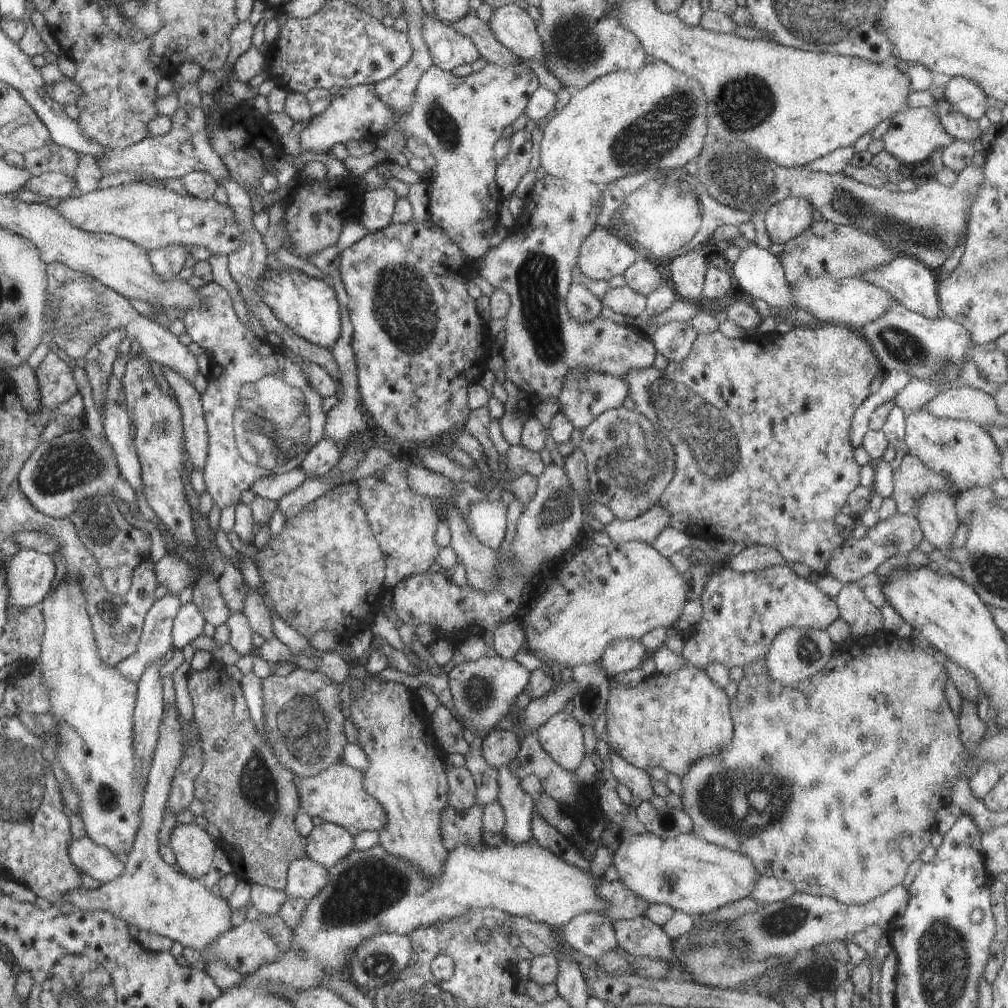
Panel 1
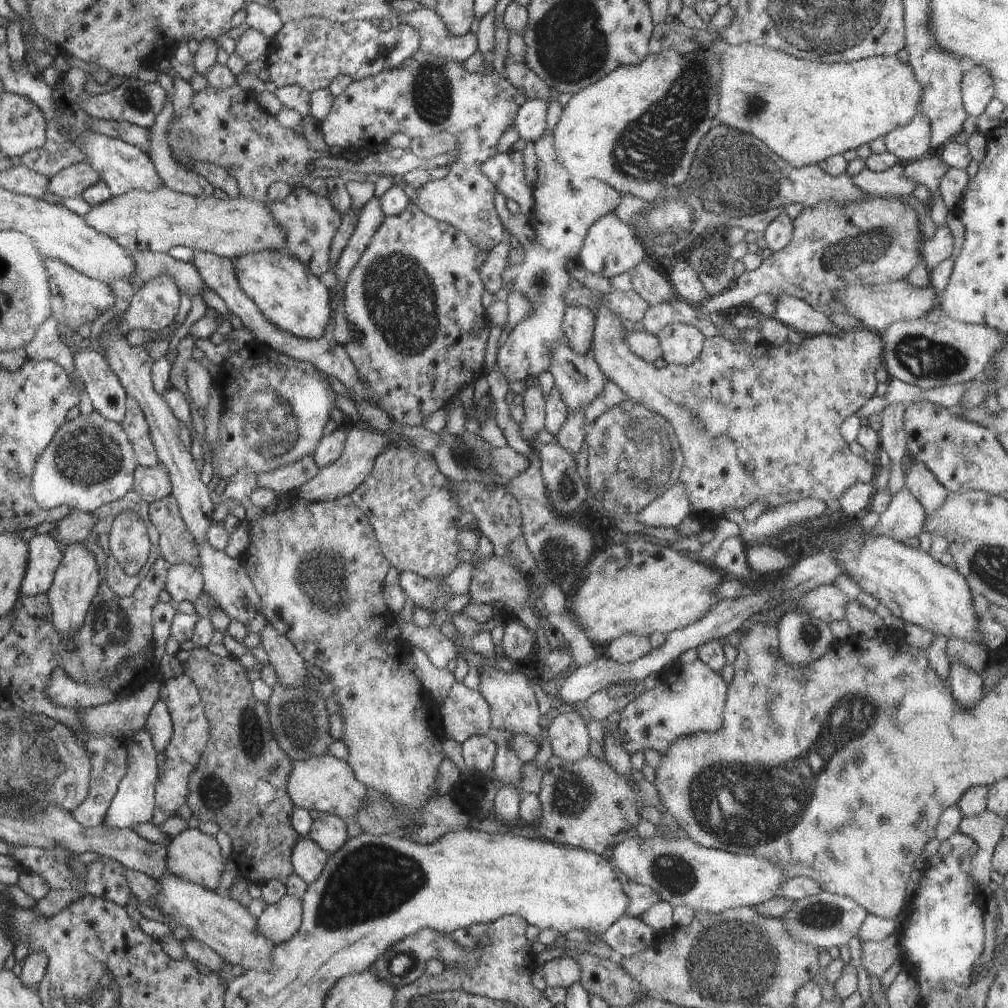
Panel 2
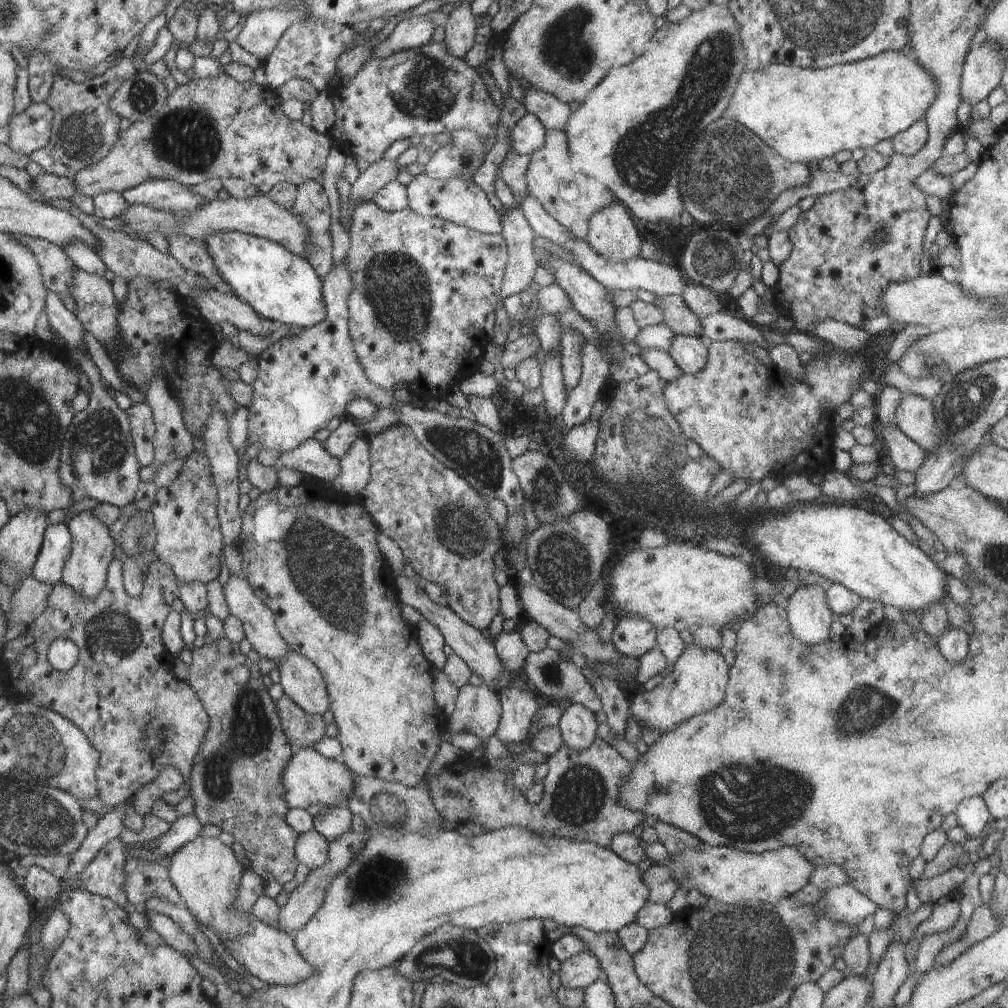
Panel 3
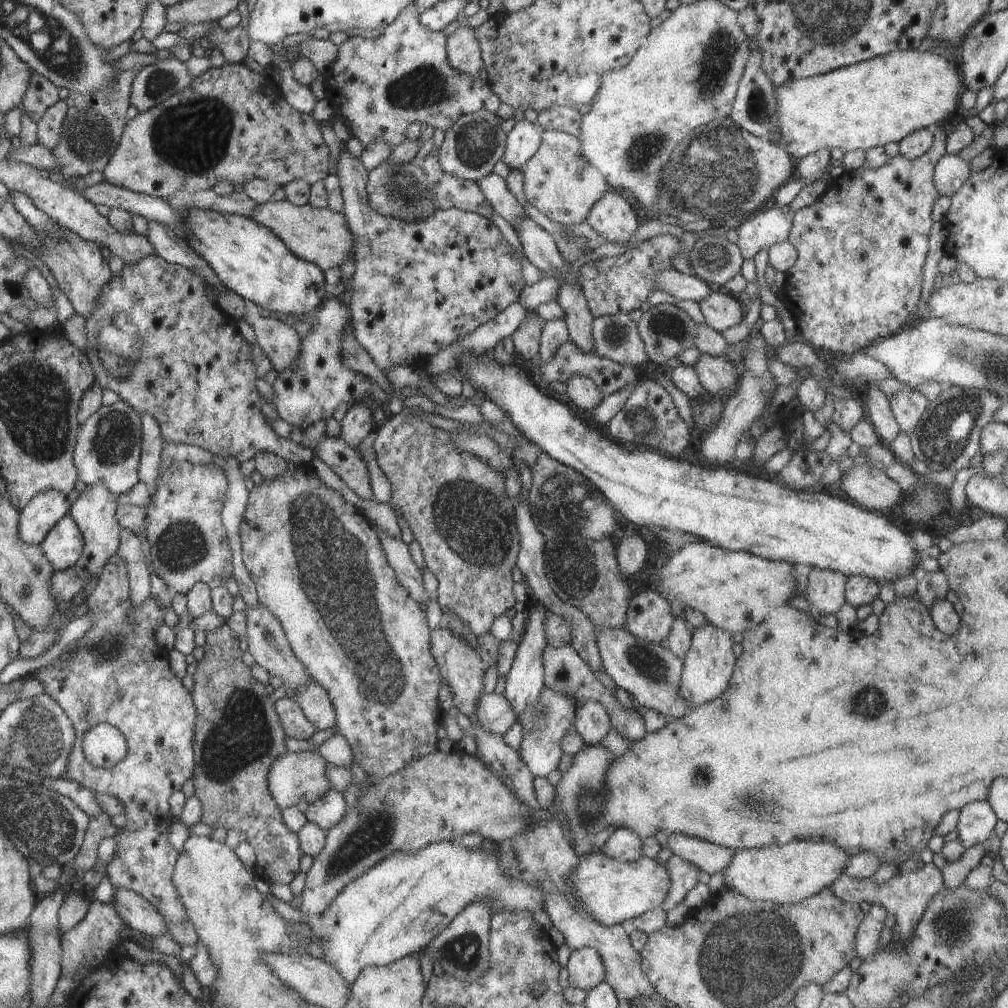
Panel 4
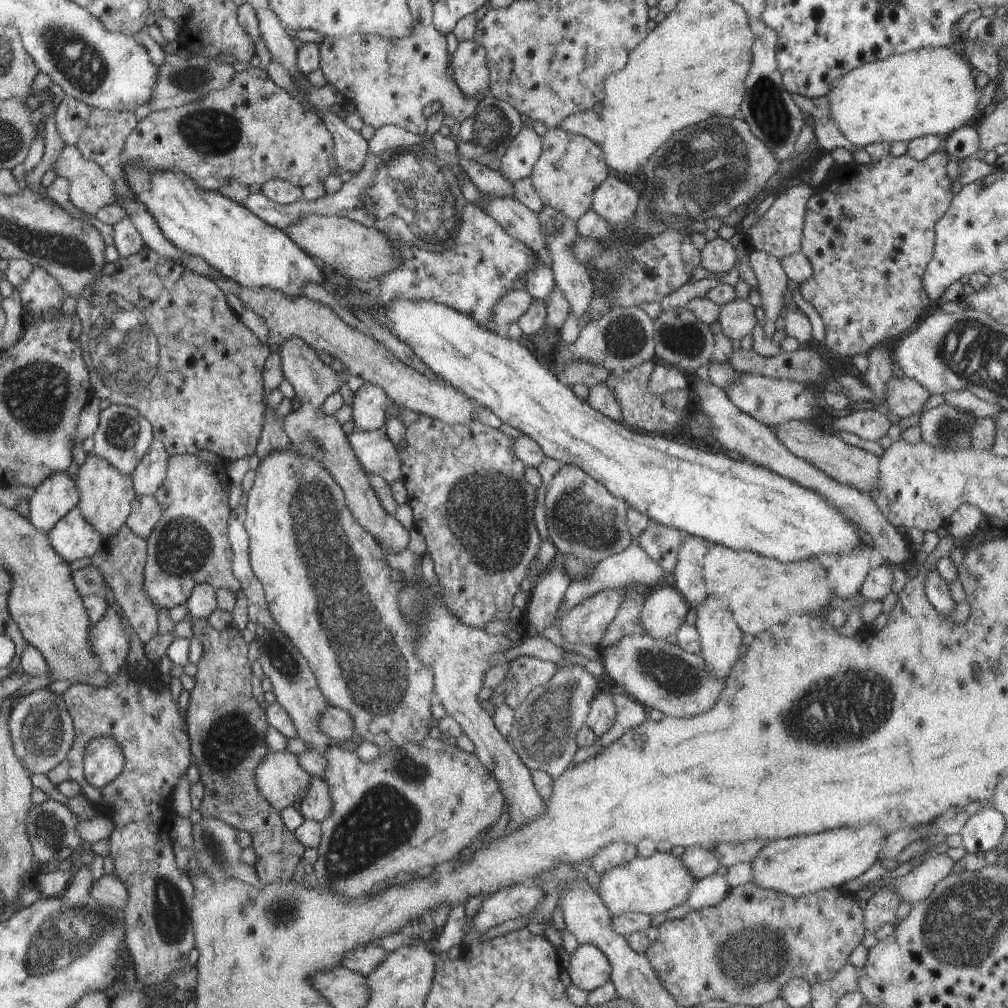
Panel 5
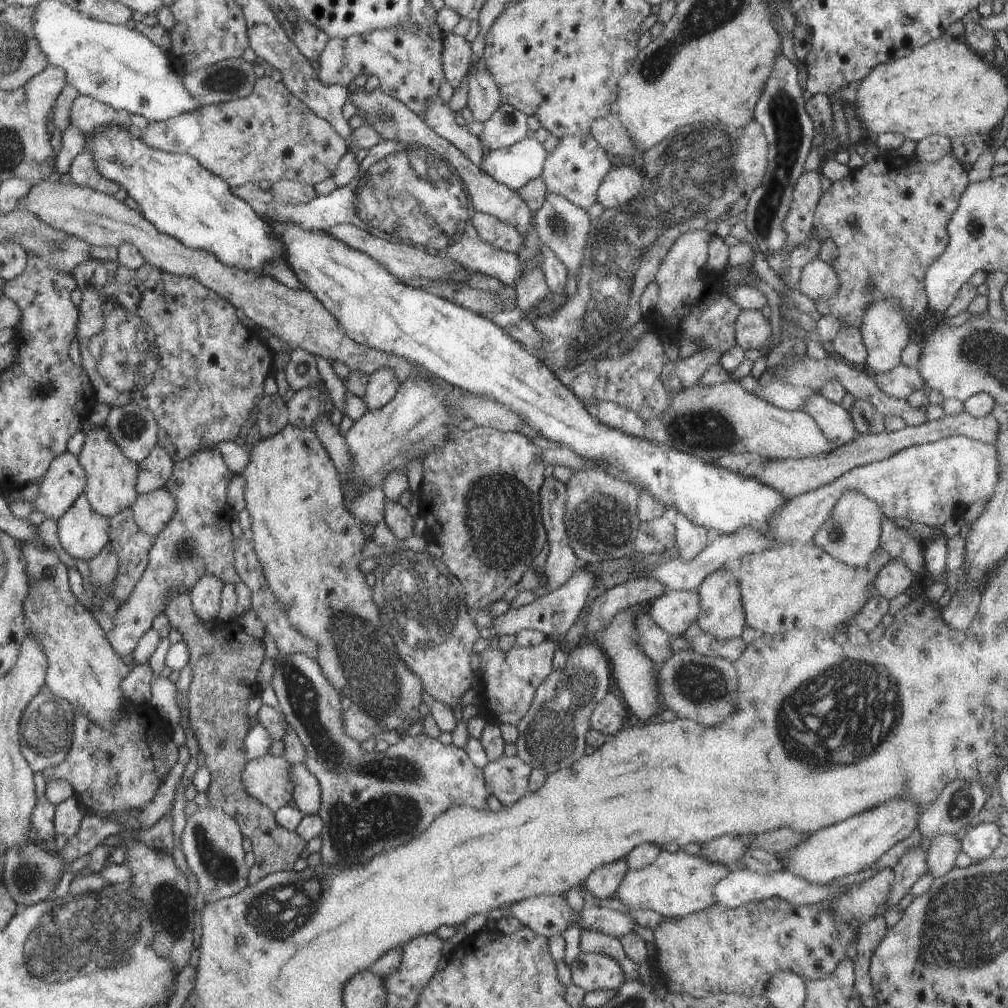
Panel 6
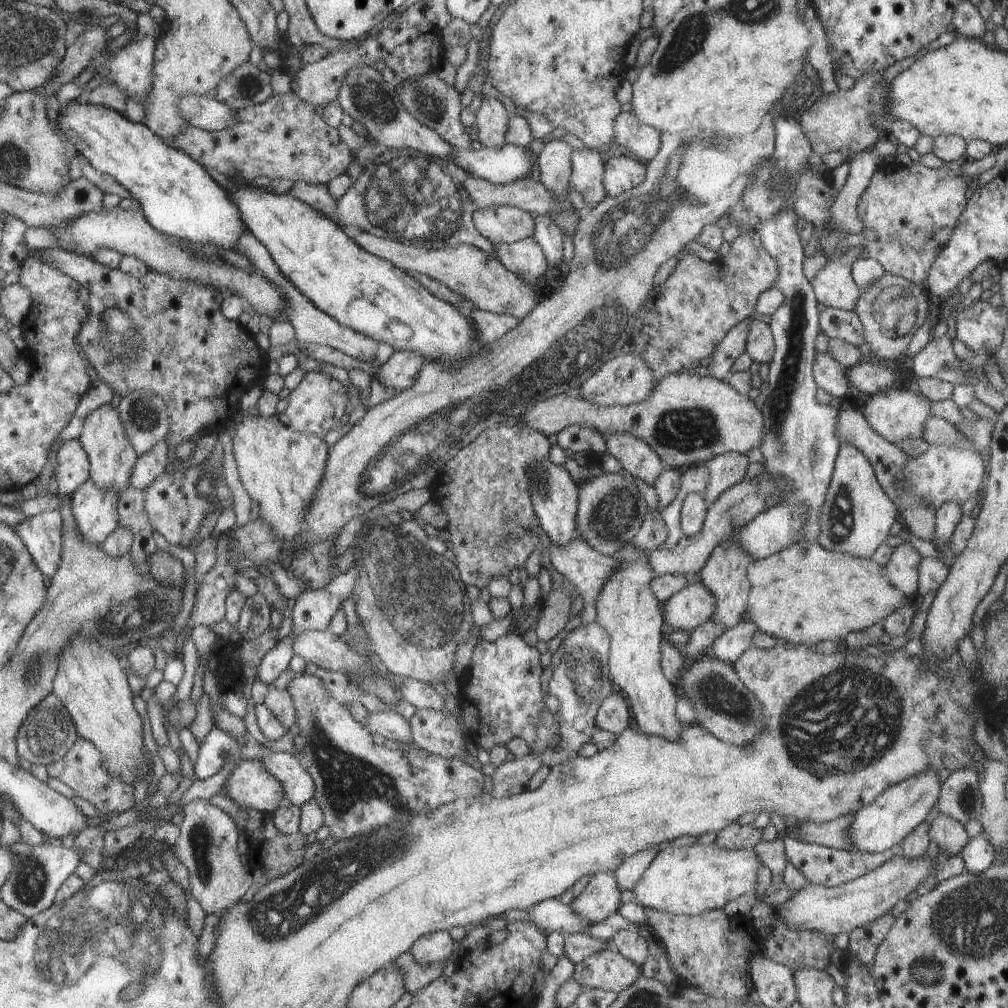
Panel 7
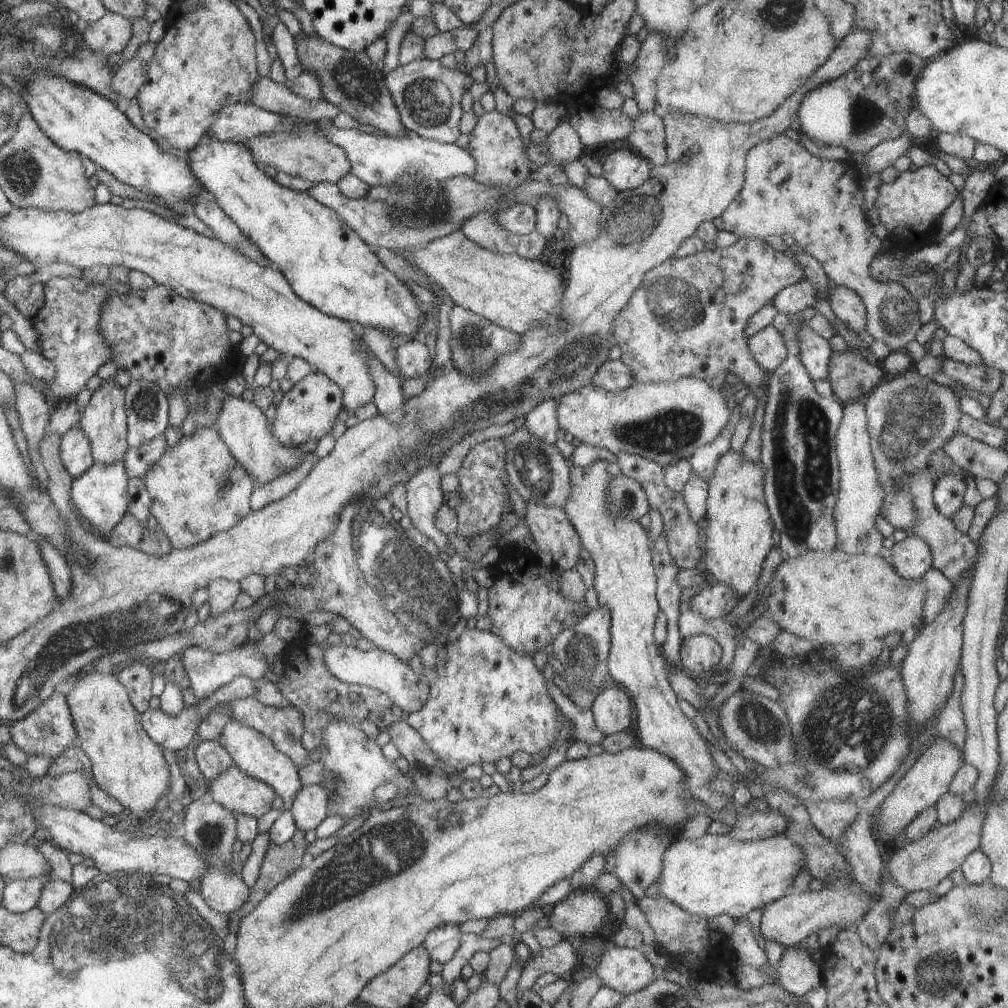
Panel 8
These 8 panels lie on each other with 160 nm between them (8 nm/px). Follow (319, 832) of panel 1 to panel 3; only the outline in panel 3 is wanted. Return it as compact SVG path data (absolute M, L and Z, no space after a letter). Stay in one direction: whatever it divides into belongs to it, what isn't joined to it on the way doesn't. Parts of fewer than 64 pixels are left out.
M346 805L324 806L313 816L313 826L328 842L332 842L351 829L352 816L353 812Z

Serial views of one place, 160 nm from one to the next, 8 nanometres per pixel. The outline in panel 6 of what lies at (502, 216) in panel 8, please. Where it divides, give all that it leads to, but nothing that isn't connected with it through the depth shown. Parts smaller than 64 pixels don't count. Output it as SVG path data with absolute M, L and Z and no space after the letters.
M480 211L475 212L472 222L482 240L500 250L517 254L522 237L510 223Z

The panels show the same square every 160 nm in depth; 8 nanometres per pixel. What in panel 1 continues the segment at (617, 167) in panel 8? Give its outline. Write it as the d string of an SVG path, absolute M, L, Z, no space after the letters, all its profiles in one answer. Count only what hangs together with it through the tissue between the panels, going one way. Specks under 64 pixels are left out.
M595 226L593 232L584 239L579 251L577 264L580 266L583 278L608 282L615 276L623 276L636 260L636 252L626 242L618 240L614 234L610 234L608 229L602 228L602 226Z

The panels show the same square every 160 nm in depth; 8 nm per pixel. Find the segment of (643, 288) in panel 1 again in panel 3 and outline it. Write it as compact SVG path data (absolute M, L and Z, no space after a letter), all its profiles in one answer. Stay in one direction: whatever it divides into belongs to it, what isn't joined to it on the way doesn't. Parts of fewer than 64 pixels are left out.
M676 295L659 297L656 305L661 308L666 324L676 335L700 337L706 340L700 318L688 308L682 297Z

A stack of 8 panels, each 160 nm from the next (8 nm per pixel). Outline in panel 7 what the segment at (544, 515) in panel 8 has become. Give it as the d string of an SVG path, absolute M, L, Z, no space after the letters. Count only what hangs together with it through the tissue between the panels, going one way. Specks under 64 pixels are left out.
M577 534L567 545L549 544L548 556L552 566L565 576L577 588L578 594L584 600L584 615L580 627L597 620L595 607L596 596L605 580L617 569L617 561L609 556L601 555L594 547L587 545L580 534Z

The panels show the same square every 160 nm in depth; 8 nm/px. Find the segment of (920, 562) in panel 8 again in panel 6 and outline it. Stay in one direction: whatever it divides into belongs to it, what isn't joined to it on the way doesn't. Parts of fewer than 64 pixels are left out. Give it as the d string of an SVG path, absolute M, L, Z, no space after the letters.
M891 559L877 572L874 590L880 597L892 600L902 593L911 593L915 574L900 559Z

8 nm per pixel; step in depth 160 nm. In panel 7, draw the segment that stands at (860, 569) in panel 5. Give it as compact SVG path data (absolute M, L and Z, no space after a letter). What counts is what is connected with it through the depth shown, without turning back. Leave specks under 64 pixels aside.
M842 443L821 508L820 534L816 542L829 551L836 549L870 559L876 548L890 536L890 527L896 520L899 520L897 506L882 490L873 466L852 443Z

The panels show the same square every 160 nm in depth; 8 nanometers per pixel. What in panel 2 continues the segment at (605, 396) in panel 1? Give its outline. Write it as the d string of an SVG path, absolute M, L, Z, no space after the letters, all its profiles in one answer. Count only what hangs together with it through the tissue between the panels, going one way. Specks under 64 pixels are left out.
M558 341L550 352L549 371L567 407L570 411L586 409L603 391L606 380L594 356L576 354Z

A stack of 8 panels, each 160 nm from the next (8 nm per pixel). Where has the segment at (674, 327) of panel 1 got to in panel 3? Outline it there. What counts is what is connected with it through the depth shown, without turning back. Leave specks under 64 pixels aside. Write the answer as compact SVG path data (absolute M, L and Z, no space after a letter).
M675 335L668 353L686 375L694 376L707 365L707 341L700 337Z

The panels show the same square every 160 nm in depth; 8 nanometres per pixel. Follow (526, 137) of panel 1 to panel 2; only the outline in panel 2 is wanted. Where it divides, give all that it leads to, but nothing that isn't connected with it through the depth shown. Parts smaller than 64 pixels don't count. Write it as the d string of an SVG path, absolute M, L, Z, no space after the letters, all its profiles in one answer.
M509 152L494 156L481 162L481 171L493 182L497 190L506 199L515 200L519 212L532 220L535 202L532 188L525 179L525 166L522 162L523 152Z

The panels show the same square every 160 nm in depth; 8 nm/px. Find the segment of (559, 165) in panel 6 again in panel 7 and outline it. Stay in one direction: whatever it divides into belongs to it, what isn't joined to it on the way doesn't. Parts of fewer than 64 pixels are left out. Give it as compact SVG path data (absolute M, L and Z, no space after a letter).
M585 146L583 150L573 150L571 163L570 185L582 194L589 208L599 205L607 197L603 185L604 155L597 149Z

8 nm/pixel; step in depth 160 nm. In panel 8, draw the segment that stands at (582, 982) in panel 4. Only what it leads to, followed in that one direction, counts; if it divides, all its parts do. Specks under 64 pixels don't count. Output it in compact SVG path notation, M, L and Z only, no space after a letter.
M617 946L605 948L592 975L598 976L604 987L622 996L643 990L657 978L642 950Z

